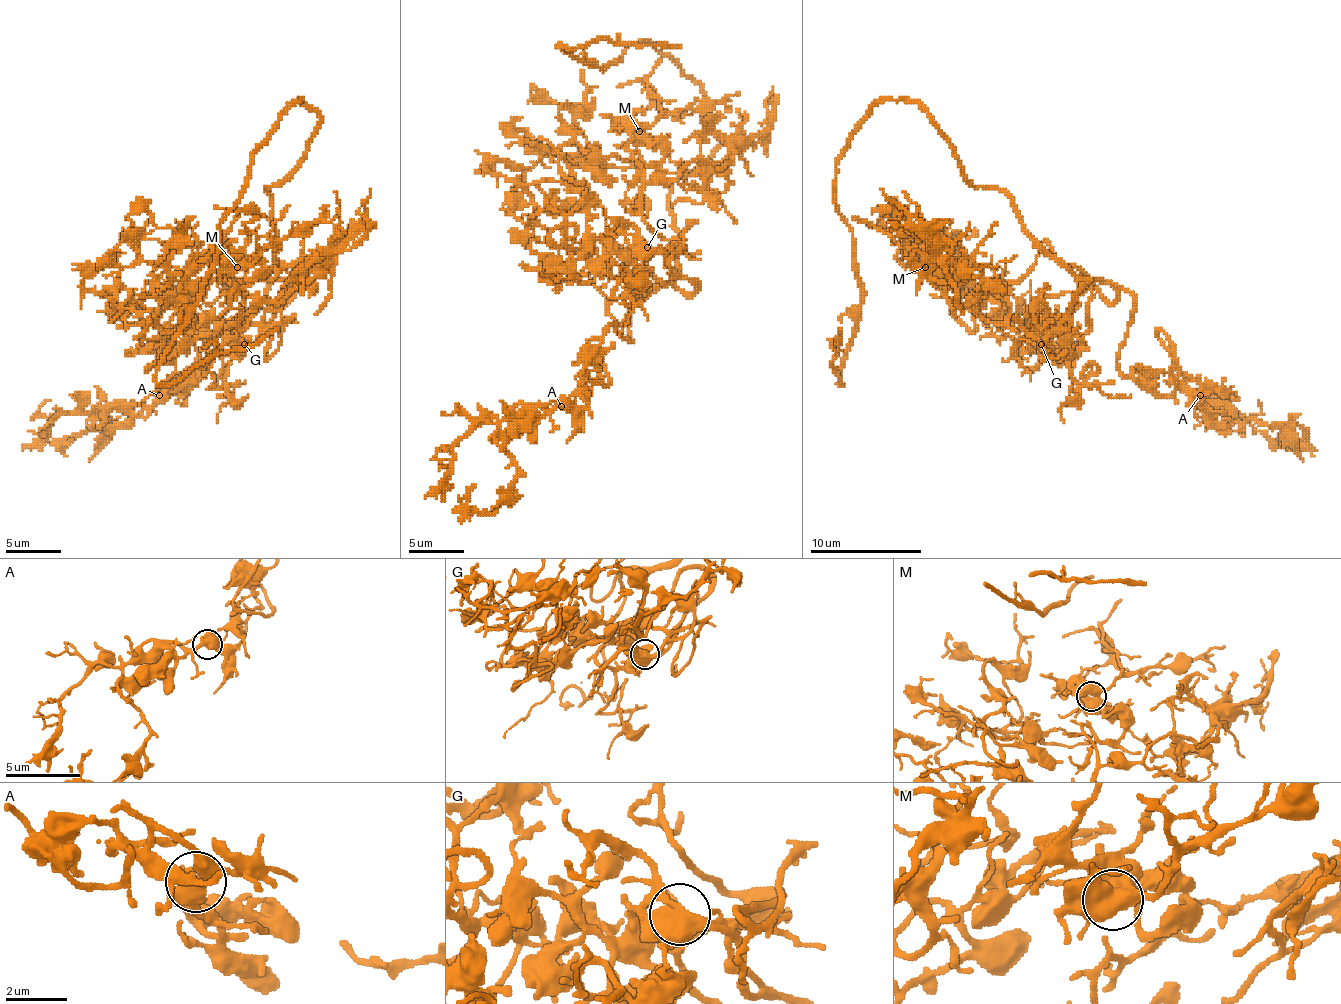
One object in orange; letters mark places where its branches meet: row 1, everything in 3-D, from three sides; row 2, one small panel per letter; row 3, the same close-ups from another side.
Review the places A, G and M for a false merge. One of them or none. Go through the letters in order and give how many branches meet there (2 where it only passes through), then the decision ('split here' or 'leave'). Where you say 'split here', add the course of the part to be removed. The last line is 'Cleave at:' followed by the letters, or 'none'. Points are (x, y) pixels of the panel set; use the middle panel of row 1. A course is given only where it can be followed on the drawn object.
A: 3 branches meet; leave
G: 3 branches meet; leave
M: 3 branches meet; leave
Cleave at: none

